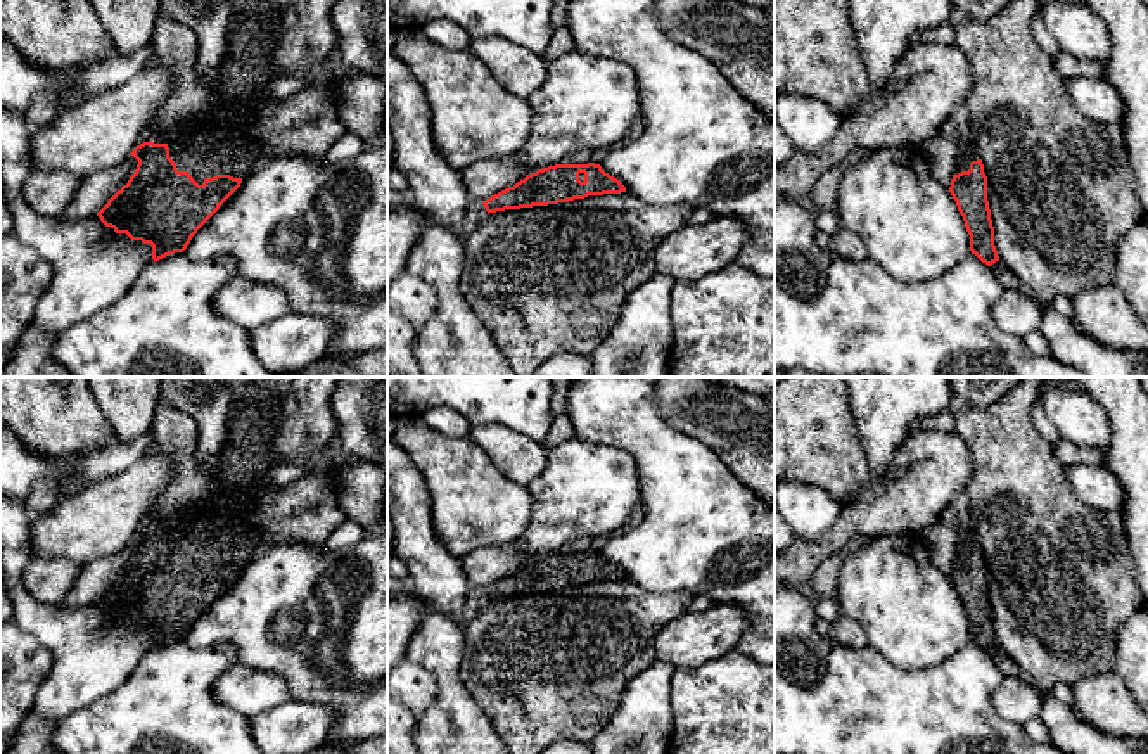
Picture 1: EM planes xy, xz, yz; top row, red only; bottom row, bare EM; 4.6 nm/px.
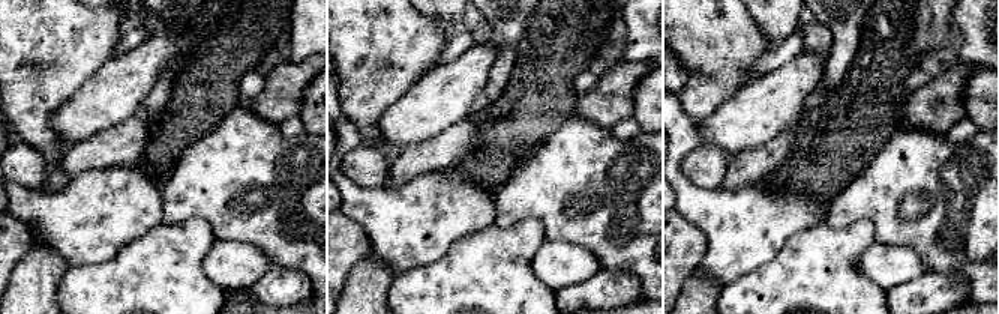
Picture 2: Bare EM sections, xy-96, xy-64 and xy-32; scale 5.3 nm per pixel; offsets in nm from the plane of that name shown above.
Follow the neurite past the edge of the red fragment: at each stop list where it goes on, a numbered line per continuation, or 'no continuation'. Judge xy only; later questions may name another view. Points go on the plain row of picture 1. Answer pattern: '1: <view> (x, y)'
1: xy (210, 538)

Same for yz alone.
1: yz (967, 538)

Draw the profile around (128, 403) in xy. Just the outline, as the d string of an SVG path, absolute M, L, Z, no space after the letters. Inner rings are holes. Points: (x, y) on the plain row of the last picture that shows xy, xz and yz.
M88 377L114 441L130 443L152 431L161 377Z

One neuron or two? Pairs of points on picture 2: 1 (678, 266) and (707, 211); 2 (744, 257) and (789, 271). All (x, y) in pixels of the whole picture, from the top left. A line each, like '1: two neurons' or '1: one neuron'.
1: two neurons
2: two neurons

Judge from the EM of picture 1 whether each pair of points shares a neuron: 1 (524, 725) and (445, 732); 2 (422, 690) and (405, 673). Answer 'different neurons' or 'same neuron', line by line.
1: different neurons
2: same neuron

